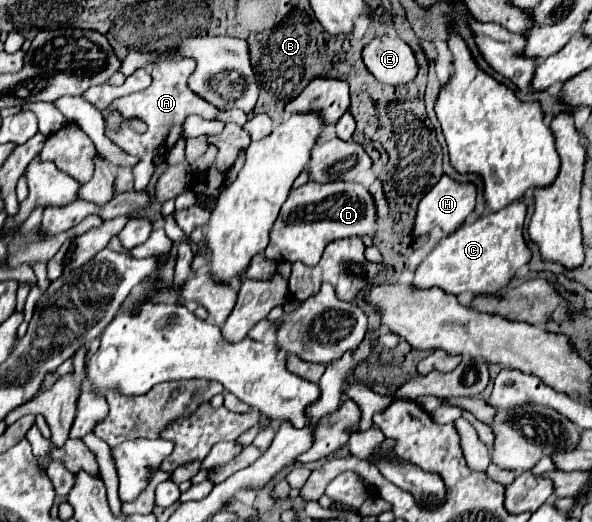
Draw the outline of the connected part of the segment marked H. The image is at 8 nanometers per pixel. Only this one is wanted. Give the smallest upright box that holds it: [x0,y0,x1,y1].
[414,176,476,236]

